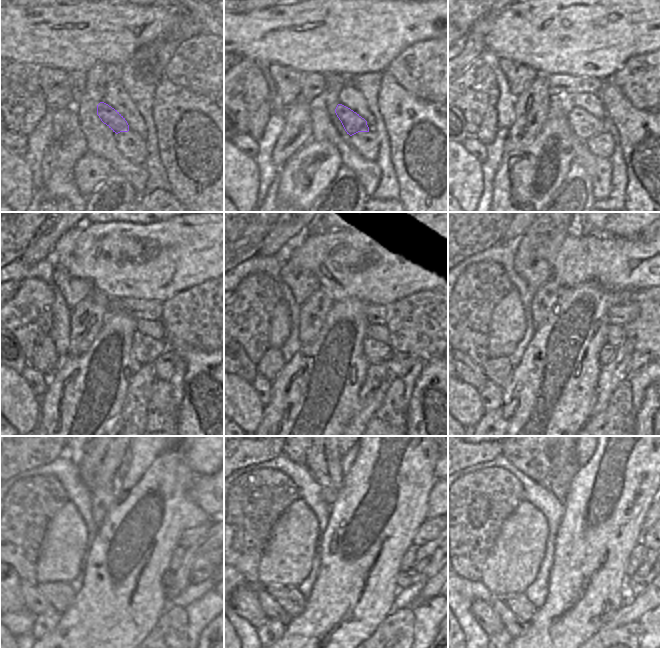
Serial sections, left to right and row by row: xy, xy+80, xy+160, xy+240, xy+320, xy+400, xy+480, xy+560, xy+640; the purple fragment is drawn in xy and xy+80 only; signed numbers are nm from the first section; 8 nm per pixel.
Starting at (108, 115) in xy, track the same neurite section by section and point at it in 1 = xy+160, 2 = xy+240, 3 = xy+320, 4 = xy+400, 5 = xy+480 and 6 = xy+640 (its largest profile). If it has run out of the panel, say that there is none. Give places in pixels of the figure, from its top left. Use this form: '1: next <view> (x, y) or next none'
1: next xy+160 (584, 125)
2: next xy+240 (146, 350)
3: next xy+320 (375, 351)
4: next xy+400 (608, 352)
5: next xy+480 (167, 579)
6: next xy+640 (635, 586)

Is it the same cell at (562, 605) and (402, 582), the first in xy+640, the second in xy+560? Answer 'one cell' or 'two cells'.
two cells

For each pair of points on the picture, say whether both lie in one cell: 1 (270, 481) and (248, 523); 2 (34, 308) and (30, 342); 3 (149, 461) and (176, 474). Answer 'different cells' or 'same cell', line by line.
1: same cell
2: same cell
3: same cell

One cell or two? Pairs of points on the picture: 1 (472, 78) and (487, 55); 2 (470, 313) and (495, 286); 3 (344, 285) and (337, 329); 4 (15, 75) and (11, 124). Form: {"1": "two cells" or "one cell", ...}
{"1": "two cells", "2": "one cell", "3": "two cells", "4": "one cell"}

